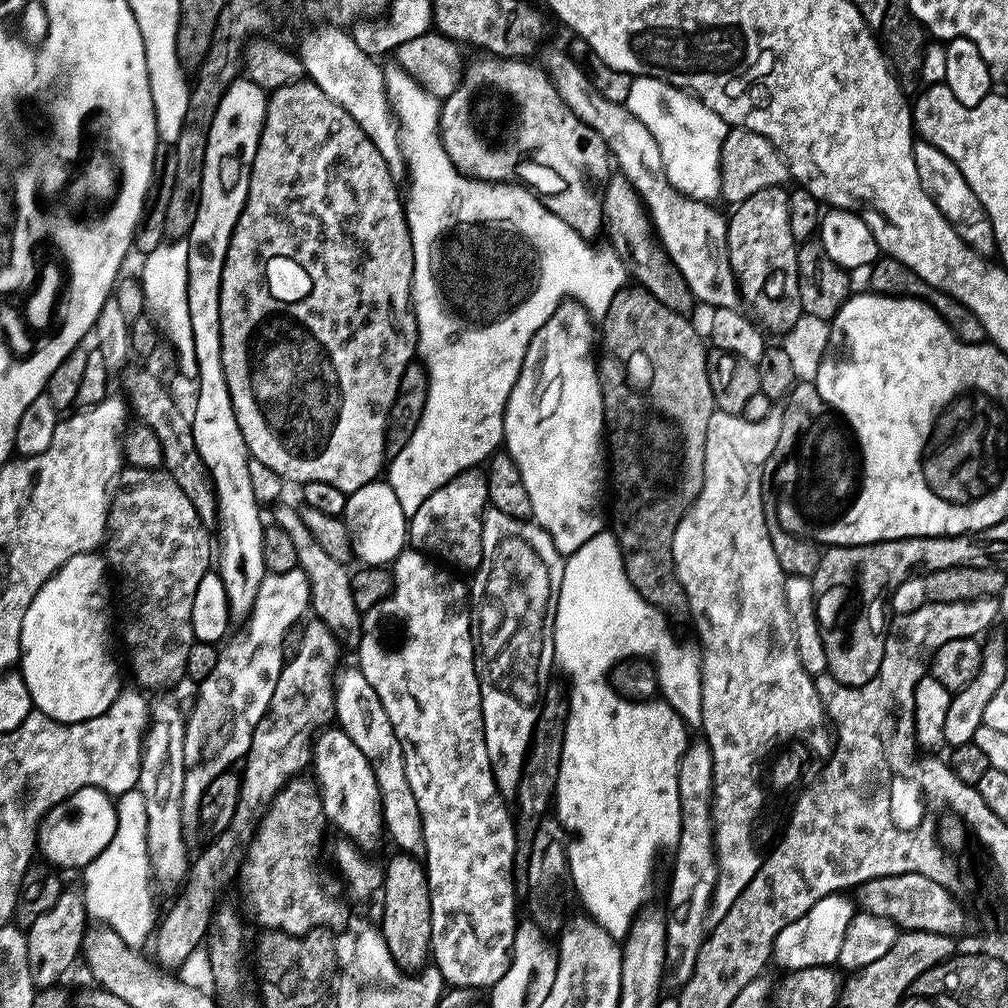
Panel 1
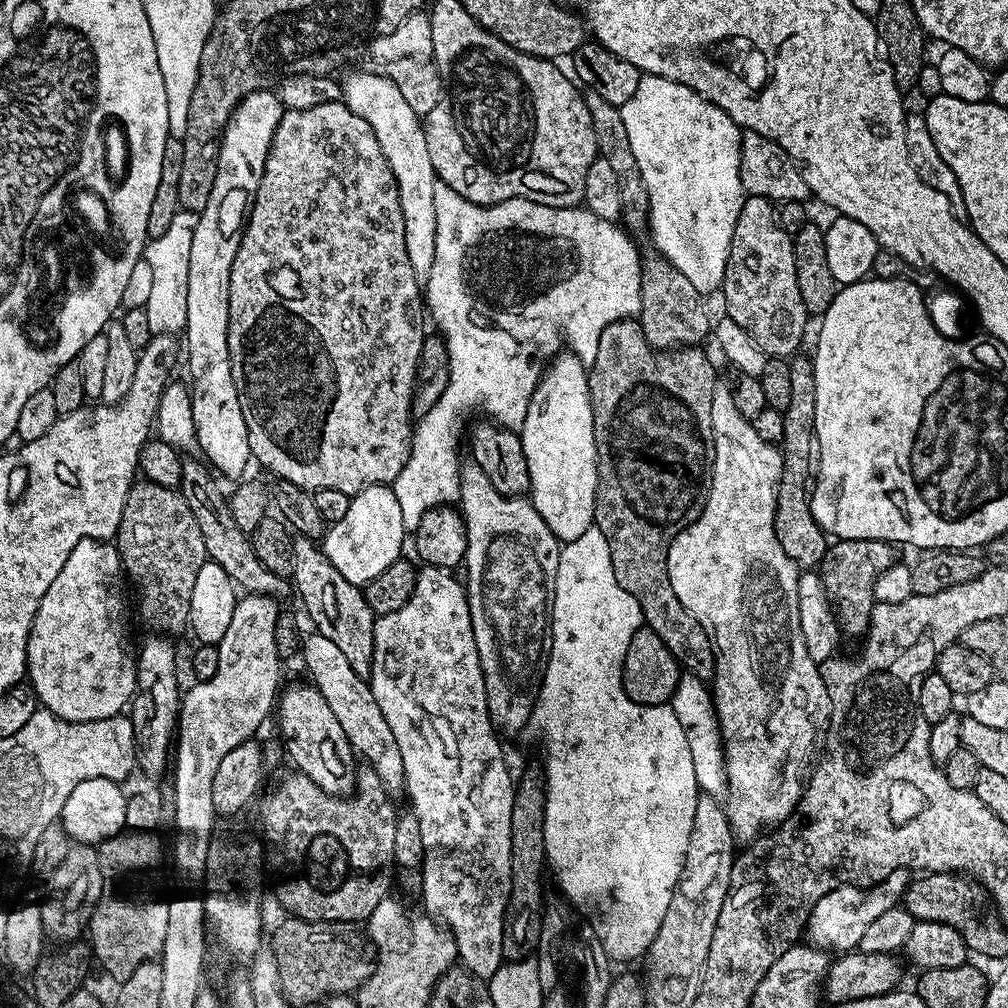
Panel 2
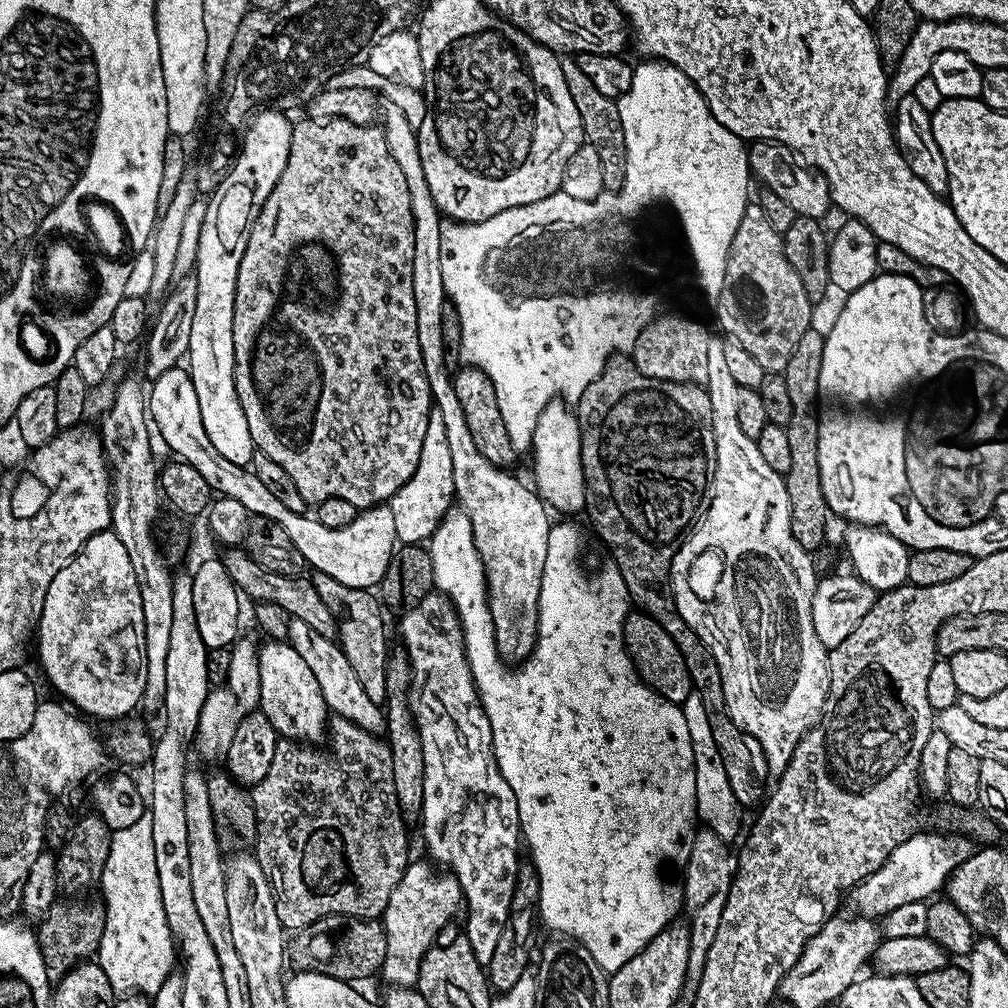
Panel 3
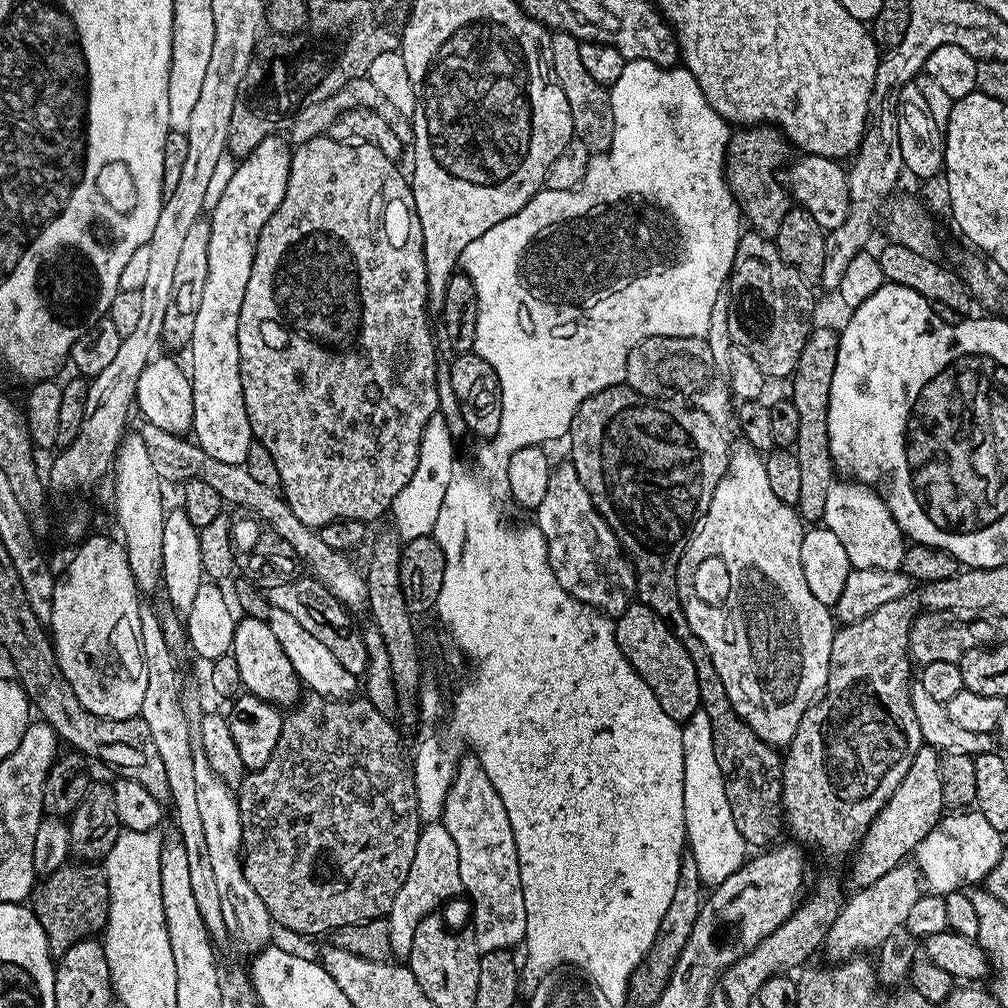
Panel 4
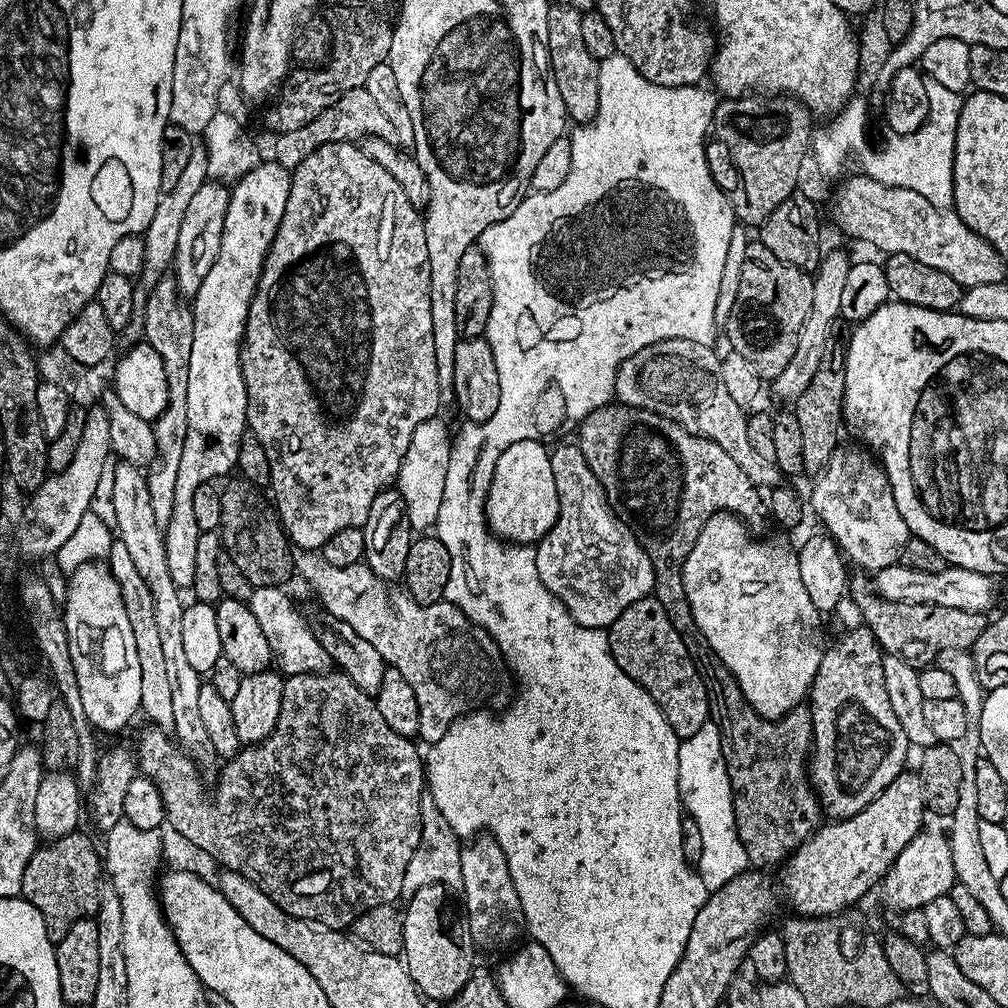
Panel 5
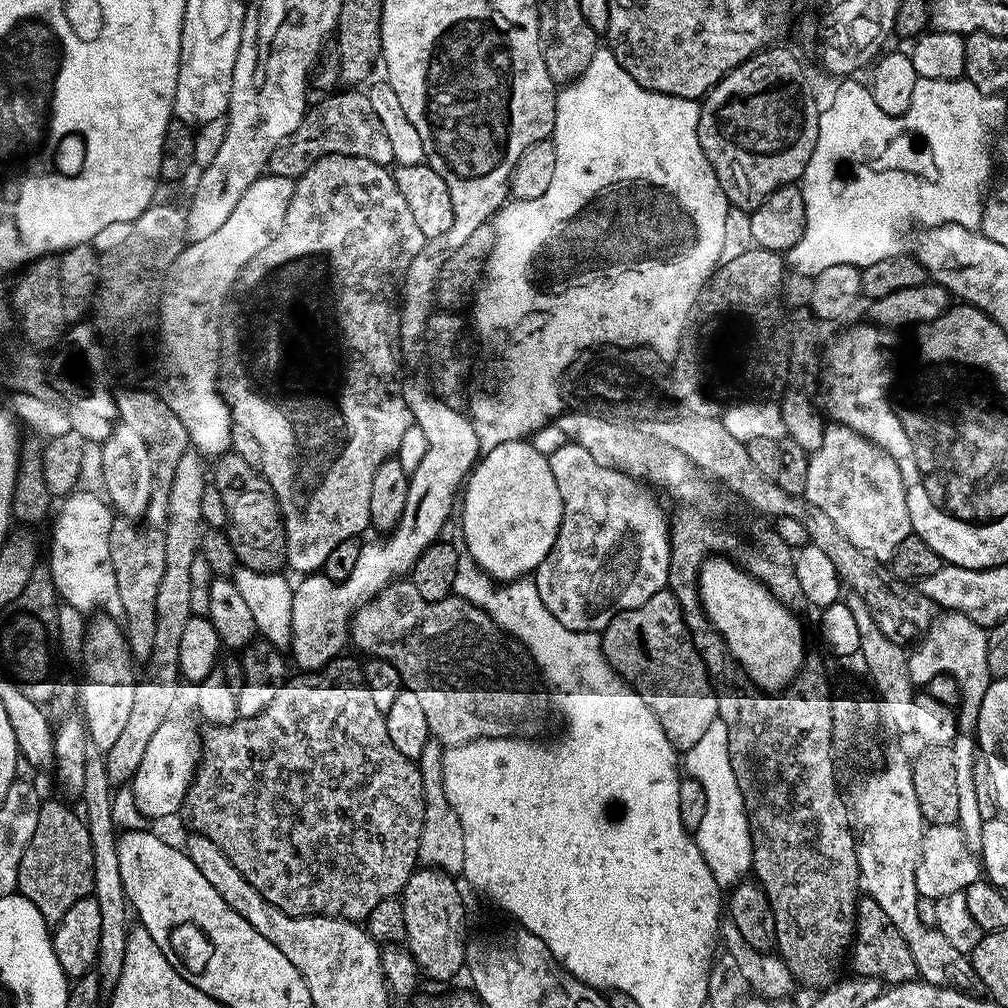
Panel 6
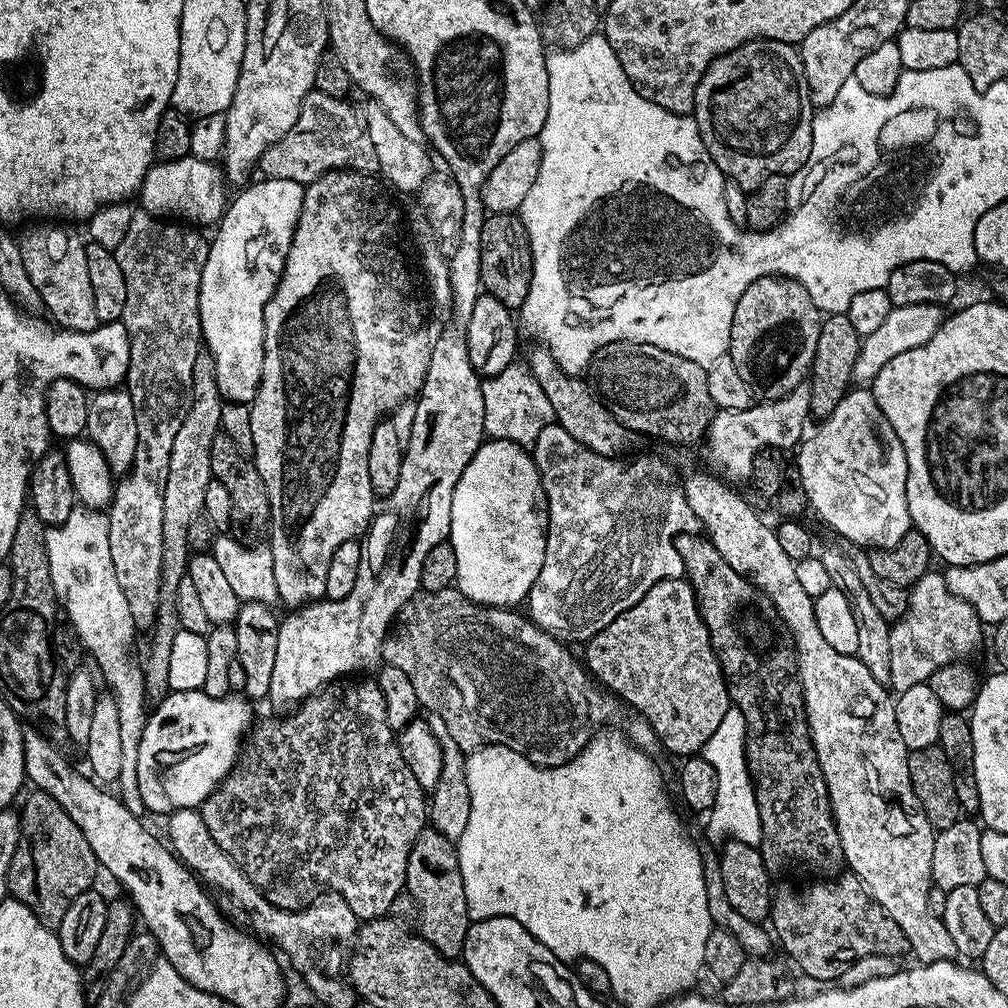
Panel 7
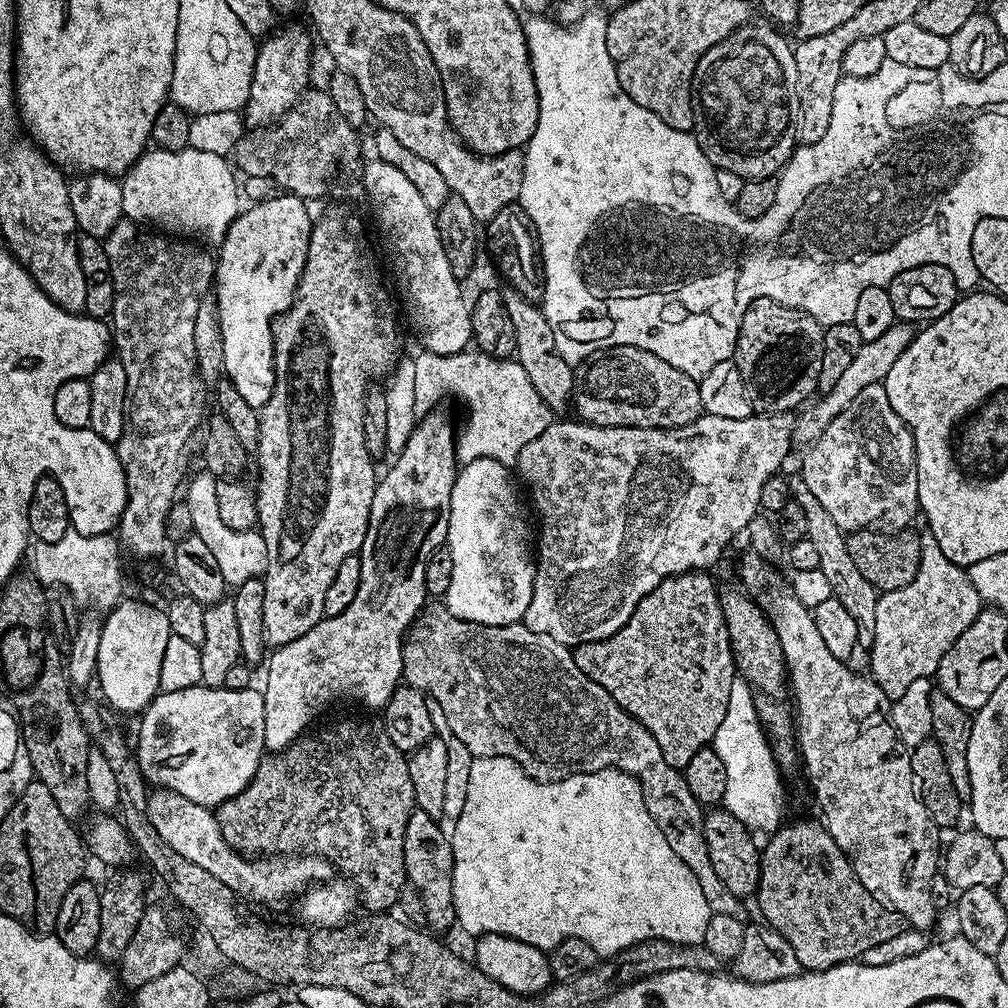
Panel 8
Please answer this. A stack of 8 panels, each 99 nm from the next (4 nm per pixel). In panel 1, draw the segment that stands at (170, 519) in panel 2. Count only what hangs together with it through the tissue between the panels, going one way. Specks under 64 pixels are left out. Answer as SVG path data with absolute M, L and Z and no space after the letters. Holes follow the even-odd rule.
M128 466L121 471L118 483L110 496L108 506L108 530L106 539L102 545L103 555L106 557L108 567L120 579L120 592L124 595L124 644L128 647L128 664L136 671L136 680L141 689L158 688L162 684L168 683L175 676L185 675L186 654L190 654L190 646L196 640L196 635L192 629L192 611L194 610L194 594L198 591L198 582L202 582L204 575L209 572L214 564L214 540L208 537L209 525L203 524L198 516L198 510L194 508L194 502L186 496L182 486L174 480L171 474L163 467L158 468L135 468Z

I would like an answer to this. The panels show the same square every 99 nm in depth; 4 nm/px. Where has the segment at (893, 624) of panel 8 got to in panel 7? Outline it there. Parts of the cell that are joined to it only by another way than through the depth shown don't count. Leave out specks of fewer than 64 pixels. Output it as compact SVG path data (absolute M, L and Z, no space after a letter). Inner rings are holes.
M930 570L917 584L912 585L908 592L908 609L899 620L891 625L891 630L888 680L894 682L900 676L900 668L931 670L947 664L967 661L969 659L967 656L979 646L986 628L978 618L976 608L970 606L970 602L962 602L958 594L950 594L950 586L946 586L943 571Z

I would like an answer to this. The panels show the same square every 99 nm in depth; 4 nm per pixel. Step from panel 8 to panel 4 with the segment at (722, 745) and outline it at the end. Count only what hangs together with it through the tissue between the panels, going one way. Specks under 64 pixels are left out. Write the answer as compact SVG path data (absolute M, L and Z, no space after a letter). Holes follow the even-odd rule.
M702 711L683 721L684 730L684 774L683 774L683 816L685 839L691 856L698 864L701 883L716 887L741 868L747 859L748 845L738 826L734 823L731 797L728 797L727 775L718 768L718 758L714 758L714 734L711 730L710 717Z

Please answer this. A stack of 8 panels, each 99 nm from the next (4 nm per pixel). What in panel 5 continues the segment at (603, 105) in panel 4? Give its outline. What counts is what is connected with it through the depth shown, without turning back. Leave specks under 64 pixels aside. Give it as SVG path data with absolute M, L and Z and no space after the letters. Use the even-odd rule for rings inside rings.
M567 2L553 3L548 9L546 34L548 67L558 86L558 94L562 94L562 102L568 111L569 121L582 125L595 120L600 105L598 98L600 66L590 54L590 50L586 50L586 42L582 38L581 9L571 8Z

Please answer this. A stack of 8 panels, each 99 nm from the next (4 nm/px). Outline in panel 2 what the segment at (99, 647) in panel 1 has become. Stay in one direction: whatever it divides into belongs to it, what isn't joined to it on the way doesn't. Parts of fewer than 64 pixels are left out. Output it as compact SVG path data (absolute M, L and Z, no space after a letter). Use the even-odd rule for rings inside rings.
M83 540L78 542L78 546L74 546L70 558L66 558L66 566L62 566L62 570L58 570L58 578L54 578L54 582L50 582L50 590L46 590L46 594L38 606L38 614L32 623L32 633L28 639L28 670L26 676L29 681L32 679L30 687L35 692L37 701L47 711L54 713L55 716L61 716L64 720L73 720L74 722L105 720L111 716L121 715L131 705L137 692L137 657L133 650L131 652L128 649L128 632L124 629L124 584L126 588L126 580L122 575L120 552L115 543L107 540Z

